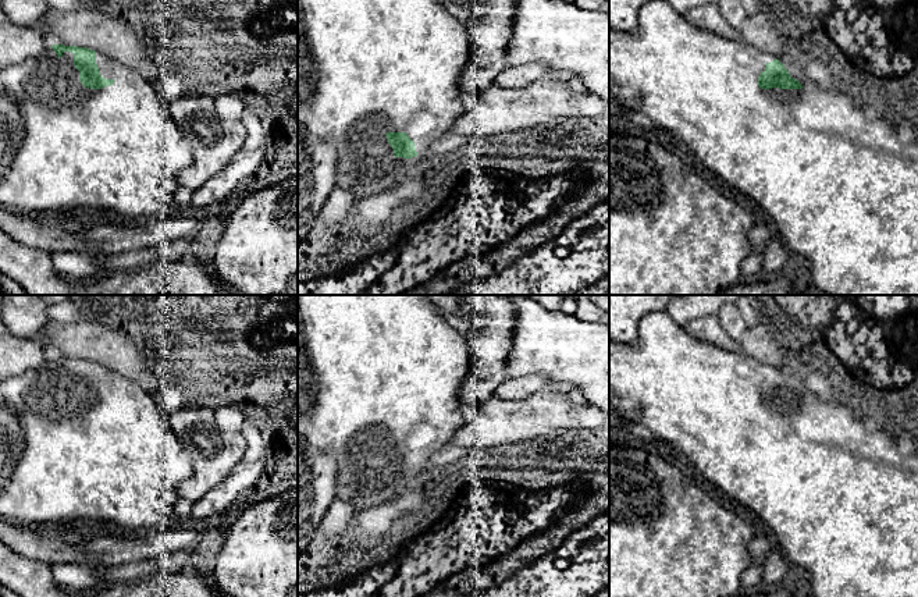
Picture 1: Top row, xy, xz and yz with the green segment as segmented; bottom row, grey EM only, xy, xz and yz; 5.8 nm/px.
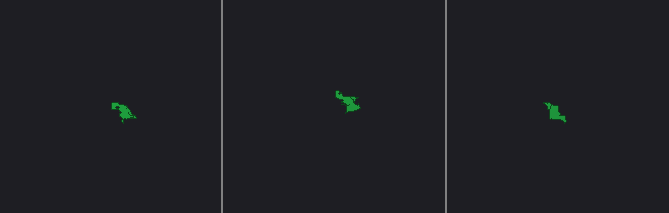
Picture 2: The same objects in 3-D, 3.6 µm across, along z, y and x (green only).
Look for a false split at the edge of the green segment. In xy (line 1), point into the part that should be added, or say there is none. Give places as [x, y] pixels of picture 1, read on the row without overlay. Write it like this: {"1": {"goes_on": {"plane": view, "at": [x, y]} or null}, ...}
{"1": {"goes_on": {"plane": "xy", "at": [63, 458]}}}

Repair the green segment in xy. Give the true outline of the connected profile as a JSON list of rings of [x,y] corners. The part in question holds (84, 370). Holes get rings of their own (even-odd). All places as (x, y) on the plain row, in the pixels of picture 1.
[[[53,356],[39,369],[0,381],[0,520],[35,529],[51,523],[70,526],[81,519],[106,520],[138,534],[175,522],[178,487],[192,476],[192,461],[171,427],[168,416],[157,408],[152,394],[124,374],[86,359]]]

